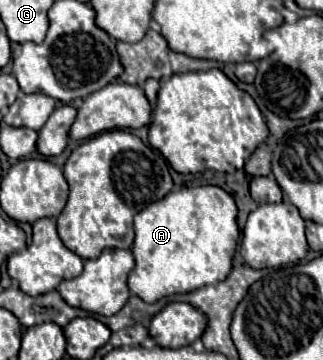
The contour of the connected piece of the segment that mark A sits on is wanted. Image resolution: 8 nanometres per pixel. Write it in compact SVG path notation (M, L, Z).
M217 186L179 188L163 200L149 204L135 216L133 256L135 268L129 274L129 290L153 304L171 294L185 294L207 284L217 284L231 272L231 260L239 240L237 206Z

